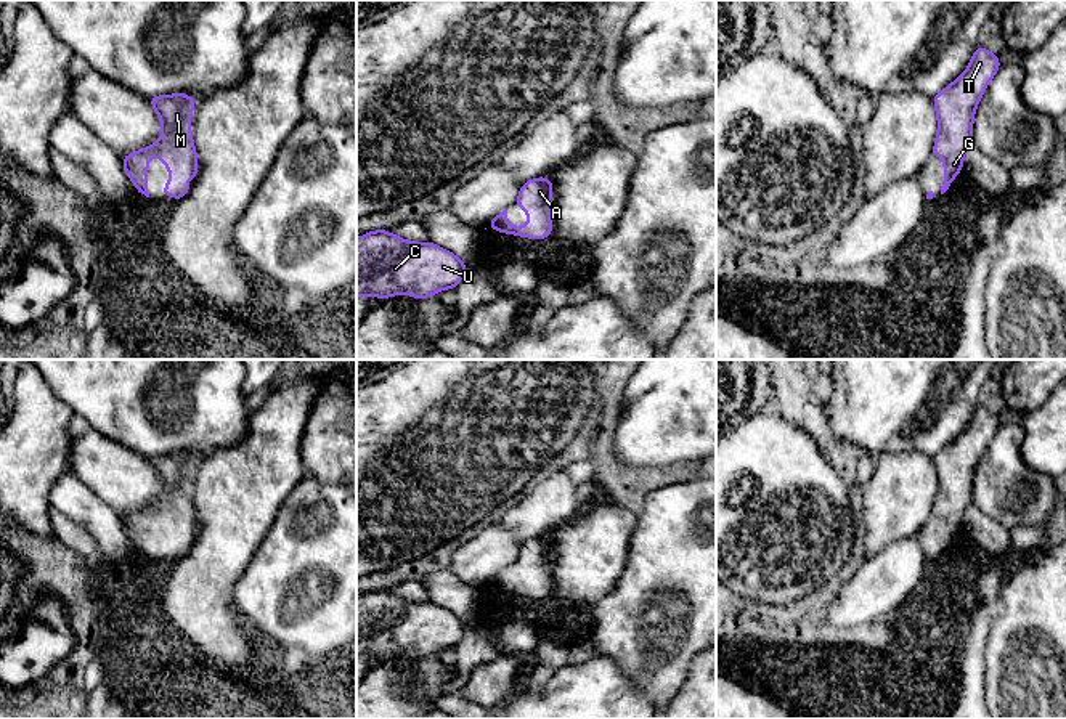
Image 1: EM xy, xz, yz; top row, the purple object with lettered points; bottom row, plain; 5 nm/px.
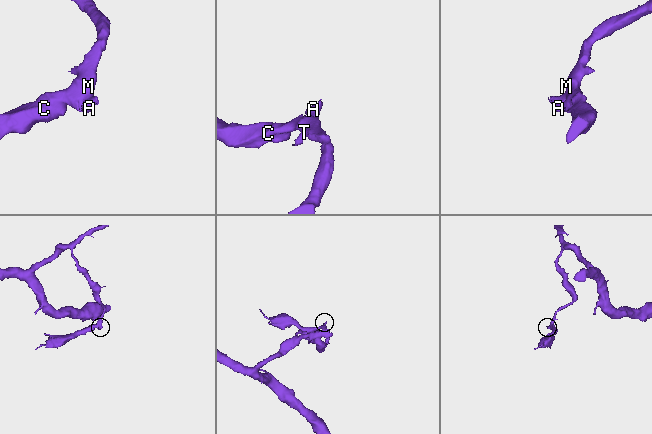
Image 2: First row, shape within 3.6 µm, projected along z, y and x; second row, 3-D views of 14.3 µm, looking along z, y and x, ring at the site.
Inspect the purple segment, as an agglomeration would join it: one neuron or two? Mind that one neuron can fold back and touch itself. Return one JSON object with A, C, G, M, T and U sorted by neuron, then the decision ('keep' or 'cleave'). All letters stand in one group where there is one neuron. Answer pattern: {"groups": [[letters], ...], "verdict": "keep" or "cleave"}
{"groups": [["A", "C", "G", "M", "T", "U"]], "verdict": "keep"}

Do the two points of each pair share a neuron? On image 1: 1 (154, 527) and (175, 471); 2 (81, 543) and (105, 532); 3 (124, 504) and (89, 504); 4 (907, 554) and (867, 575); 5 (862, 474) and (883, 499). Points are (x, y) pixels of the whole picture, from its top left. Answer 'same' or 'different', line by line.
1: same
2: different
3: different
4: same
5: different

